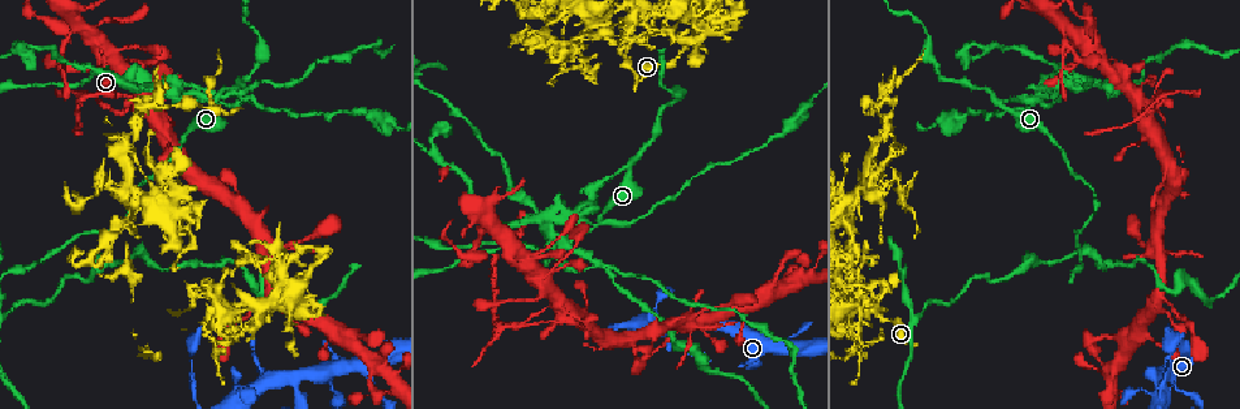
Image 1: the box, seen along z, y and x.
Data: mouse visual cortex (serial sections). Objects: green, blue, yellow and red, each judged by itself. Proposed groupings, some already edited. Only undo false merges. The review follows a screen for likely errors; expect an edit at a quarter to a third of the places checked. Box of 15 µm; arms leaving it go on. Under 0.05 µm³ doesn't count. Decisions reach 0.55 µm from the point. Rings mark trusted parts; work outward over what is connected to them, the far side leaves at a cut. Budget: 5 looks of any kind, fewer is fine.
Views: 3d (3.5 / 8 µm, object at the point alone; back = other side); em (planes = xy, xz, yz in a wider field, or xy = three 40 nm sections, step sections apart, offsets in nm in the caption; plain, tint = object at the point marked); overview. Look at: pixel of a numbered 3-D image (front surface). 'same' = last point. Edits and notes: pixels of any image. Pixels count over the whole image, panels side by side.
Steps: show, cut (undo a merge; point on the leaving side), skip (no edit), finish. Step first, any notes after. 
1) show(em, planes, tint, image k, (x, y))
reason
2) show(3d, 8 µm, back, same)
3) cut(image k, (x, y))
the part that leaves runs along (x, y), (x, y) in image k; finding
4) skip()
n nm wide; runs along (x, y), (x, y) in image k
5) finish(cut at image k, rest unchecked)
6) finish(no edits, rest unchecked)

show(3d, 8 µm, image 1, (366, 370))
arms part here

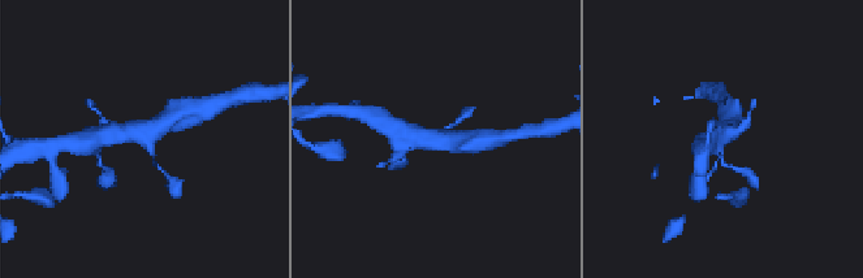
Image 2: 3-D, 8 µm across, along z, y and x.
show(em, xy, step 3, tint, image 2, (148, 139))
3 arms; arms of 100, 500, 500 nm; now the EM

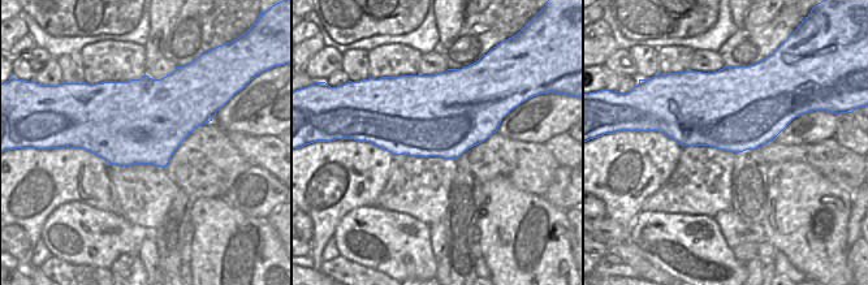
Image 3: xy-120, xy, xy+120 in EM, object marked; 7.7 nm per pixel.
skip()
runs along (104, 133), (154, 131), (173, 117) in image 2; continuous, no second cell

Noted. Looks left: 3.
show(3d, 3.5 µm, image 1, (1000, 106))
sudden change in width

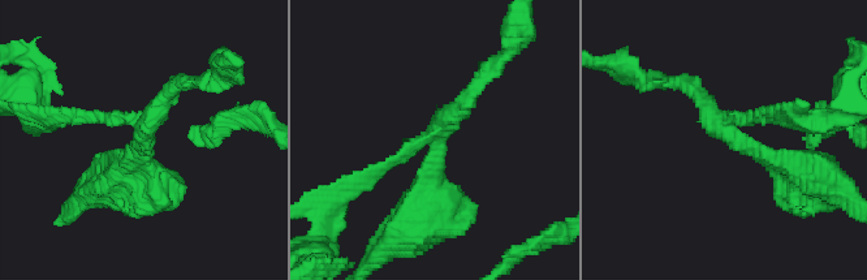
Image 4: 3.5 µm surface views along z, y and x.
show(em, xy, step 3, tint, image 4, (729, 129))
3 arms; arms of 100, 200, 250 nm

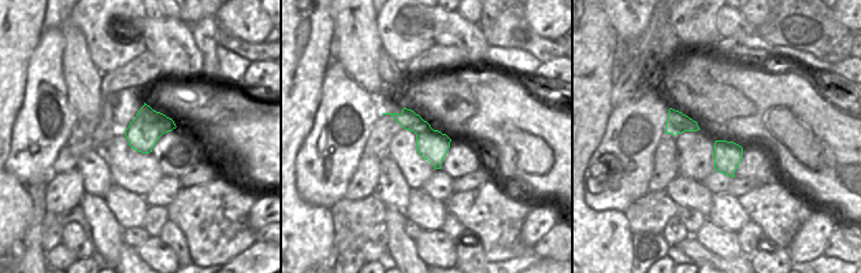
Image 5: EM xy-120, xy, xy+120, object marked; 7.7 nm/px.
show(em, planes, tint, same)
another direction

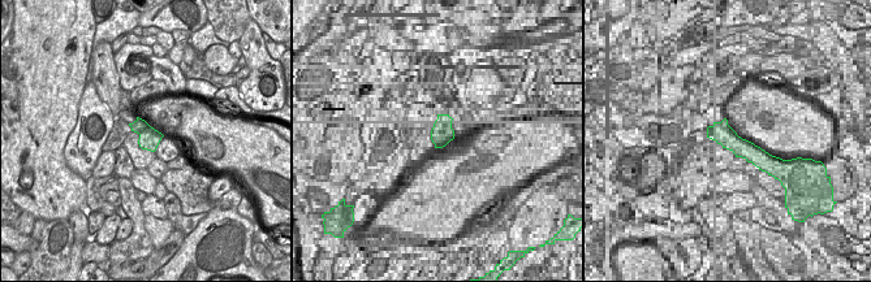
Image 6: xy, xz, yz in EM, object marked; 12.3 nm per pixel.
cut(image 4, (388, 164))
two cells meet here

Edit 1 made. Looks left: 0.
finish(cut at image 4, rest unchecked)

